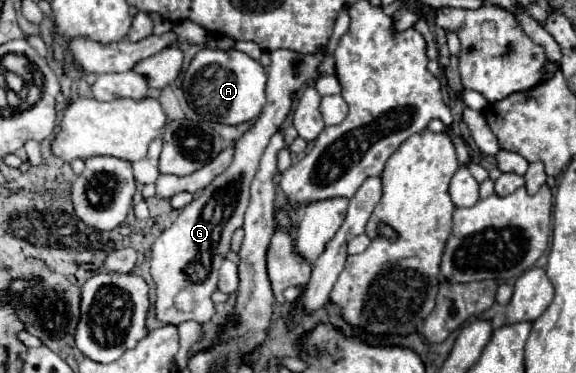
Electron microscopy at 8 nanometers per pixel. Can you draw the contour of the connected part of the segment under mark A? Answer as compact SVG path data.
M205 47L193 57L189 69L183 73L183 89L189 107L203 119L225 125L239 125L259 117L265 105L265 83L267 71L263 65L237 49L219 51Z

